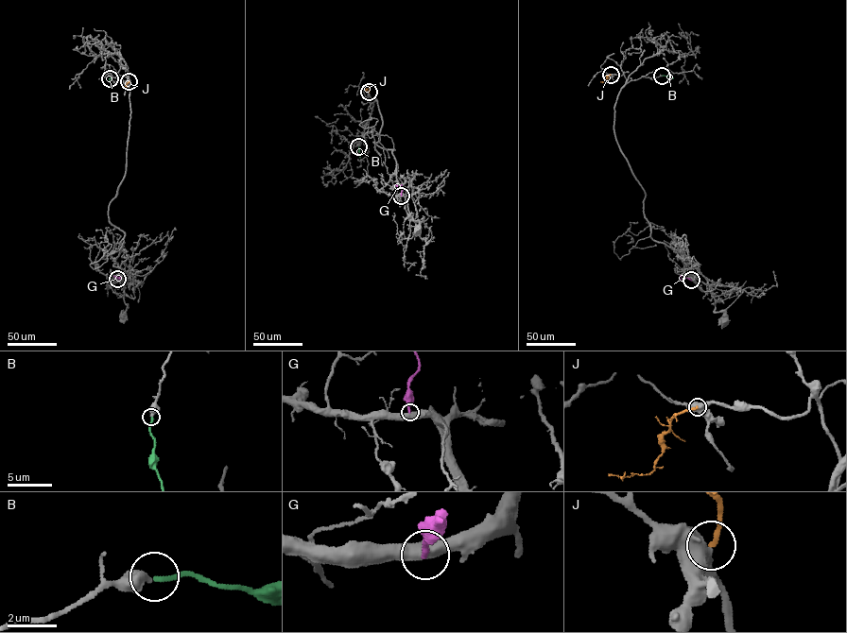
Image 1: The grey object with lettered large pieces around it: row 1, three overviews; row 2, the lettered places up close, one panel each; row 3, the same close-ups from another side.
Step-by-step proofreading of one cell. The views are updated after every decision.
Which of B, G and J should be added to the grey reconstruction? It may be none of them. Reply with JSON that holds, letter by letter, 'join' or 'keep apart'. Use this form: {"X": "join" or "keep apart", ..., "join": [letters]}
{"B": "join", "G": "keep apart", "J": "keep apart", "join": ["B"]}

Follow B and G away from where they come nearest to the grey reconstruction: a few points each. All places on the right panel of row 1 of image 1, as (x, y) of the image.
B: (662, 76), (673, 78)
G: (691, 280), (680, 275)

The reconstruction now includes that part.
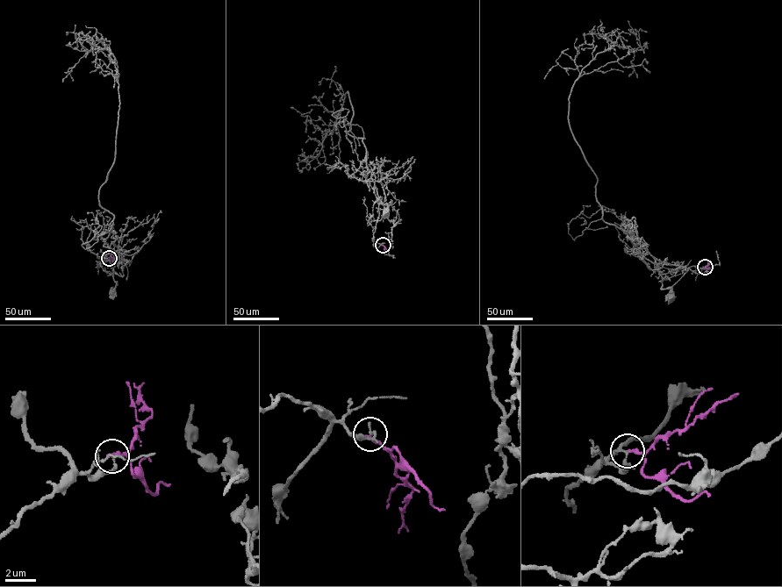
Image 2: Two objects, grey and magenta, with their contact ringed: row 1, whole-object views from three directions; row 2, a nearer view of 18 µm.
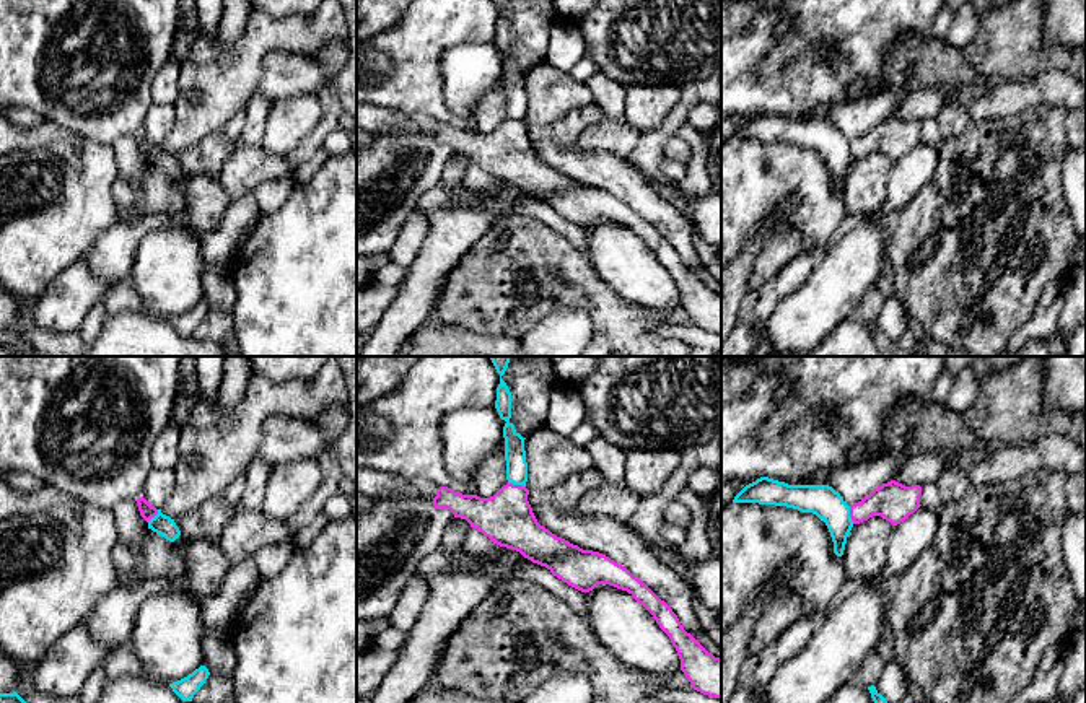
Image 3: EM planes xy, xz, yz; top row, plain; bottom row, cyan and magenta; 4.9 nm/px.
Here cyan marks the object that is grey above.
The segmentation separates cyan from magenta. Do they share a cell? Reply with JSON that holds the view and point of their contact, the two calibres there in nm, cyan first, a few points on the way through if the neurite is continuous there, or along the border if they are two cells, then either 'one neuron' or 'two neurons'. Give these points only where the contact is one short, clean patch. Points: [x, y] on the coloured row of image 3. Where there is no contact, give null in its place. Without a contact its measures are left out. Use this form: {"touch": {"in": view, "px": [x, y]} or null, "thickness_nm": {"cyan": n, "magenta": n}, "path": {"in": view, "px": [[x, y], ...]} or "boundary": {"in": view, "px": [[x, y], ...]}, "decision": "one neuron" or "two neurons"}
{"touch": {"in": "xz", "px": [516, 484]}, "thickness_nm": {"cyan": 110, "magenta": 260}, "boundary": {"in": "xz", "px": [[508, 482], [525, 487]]}, "decision": "two neurons"}

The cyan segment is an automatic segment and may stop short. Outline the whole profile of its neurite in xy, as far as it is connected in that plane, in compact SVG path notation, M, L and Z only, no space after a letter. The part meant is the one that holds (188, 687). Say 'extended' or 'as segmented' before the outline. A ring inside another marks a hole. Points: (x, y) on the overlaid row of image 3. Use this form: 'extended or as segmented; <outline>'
as segmented; M200 666L187 677L169 683L169 687L181 700L192 701L194 695L200 690L208 675L210 675L208 669L205 666Z

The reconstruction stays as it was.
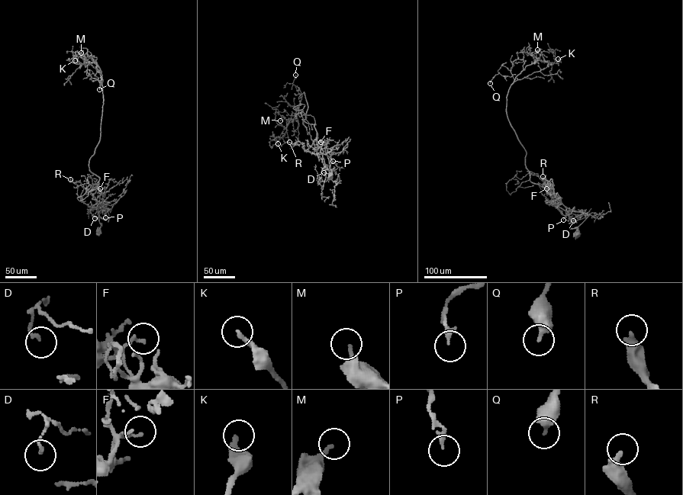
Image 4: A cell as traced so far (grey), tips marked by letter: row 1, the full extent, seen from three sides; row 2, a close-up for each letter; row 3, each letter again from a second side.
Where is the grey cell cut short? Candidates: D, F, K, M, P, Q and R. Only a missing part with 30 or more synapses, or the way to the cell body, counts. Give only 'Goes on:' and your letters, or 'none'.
Goes on: none

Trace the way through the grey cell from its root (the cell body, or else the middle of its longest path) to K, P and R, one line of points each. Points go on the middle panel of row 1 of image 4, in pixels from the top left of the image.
K: (330, 176), (321, 153), (316, 154), (315, 124), (302, 119), (307, 107), (304, 91), (278, 143)
P: (330, 176), (331, 171), (326, 167), (323, 154), (329, 152), (333, 161)
R: (330, 176), (331, 170), (327, 169), (321, 154), (304, 150), (302, 143), (296, 145), (289, 142)

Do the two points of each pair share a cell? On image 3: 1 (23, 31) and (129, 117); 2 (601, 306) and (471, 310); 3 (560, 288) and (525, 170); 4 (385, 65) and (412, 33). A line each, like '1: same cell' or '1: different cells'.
1: same cell
2: same cell
3: different cells
4: different cells

